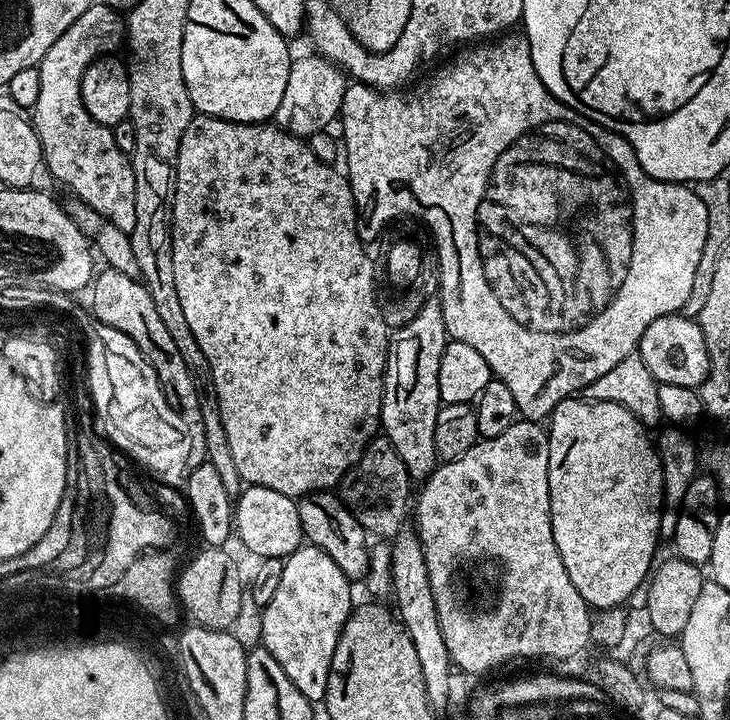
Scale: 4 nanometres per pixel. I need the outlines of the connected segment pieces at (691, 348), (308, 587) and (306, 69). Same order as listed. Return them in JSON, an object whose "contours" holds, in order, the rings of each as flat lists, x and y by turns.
{"contours":[[[683,314,654,318,654,322,646,326,646,334,642,334,638,351,642,362,646,362,650,374,654,374,659,385,669,384,699,389,707,378,711,366,708,347,699,323,693,317]],[[310,543,291,552,283,564,284,569,279,569,276,578,274,598,270,598,270,602,262,609,262,646,276,659,278,666,282,666,286,678,298,686,306,699,320,702,326,694,334,646,354,607,353,585,348,576,338,570,330,554]],[[319,54,311,55,293,59,282,102,273,116,277,127,303,140,314,133,325,131,330,126,328,124,339,117,348,85,342,68]]]}

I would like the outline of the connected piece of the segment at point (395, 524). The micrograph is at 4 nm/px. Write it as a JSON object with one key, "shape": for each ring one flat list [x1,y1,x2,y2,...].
{"shape":[[380,434,369,442,360,461,344,475,338,495,365,532,376,538,395,538,401,535,404,519,407,516,409,519,410,501,414,496,412,487,414,481,408,475,406,462,402,462,387,436]]}

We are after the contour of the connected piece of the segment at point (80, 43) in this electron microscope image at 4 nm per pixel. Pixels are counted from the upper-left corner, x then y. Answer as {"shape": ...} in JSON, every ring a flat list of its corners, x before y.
{"shape":[[93,2,92,5,84,13,73,22,69,28,62,34,62,38,58,38,58,42,54,42,54,46,50,46,50,50,46,50,46,54,41,58,38,65,40,69,40,85,38,86,38,102,30,109,30,121,32,127,37,132,37,137,41,142,41,150,43,152,43,167,54,179,60,184,65,184,69,188,71,195,82,203,89,204,90,207,98,214,102,214,105,220,110,221,114,226,118,226,118,230,131,233,136,225,136,179,134,178,134,170,132,169,132,161,129,153,118,150,118,142,114,142,114,134,111,127,106,124,99,124,94,118,90,118,90,114,86,110,86,106,80,100,80,79,82,74,89,68,93,62,99,60,101,56,111,53,112,47,115,46,116,40,123,41,126,36,126,24,122,19,121,13,115,8,111,8,106,2]]}

